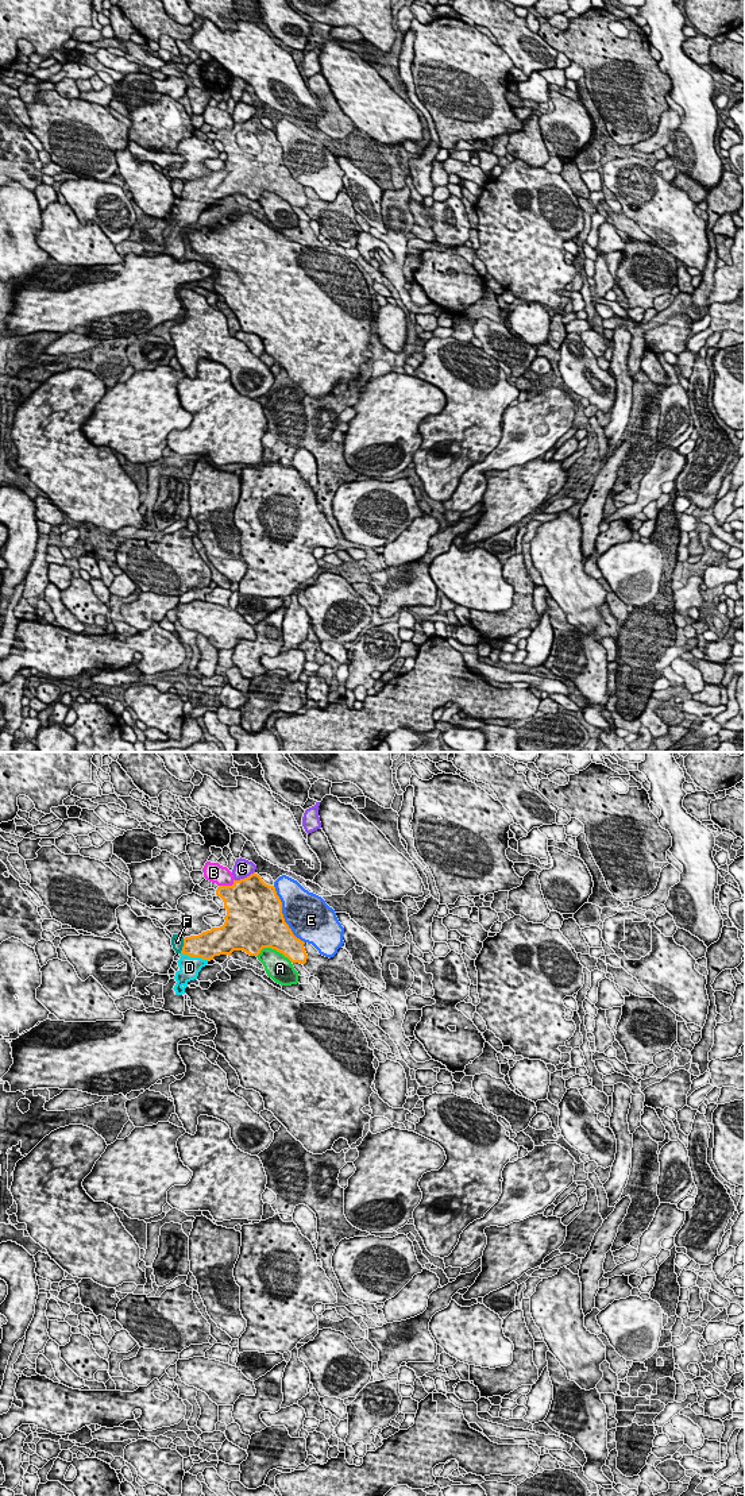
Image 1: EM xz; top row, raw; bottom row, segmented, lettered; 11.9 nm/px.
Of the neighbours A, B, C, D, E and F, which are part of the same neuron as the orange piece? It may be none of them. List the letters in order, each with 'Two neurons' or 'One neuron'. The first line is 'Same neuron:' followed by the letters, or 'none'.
Same neuron: D
A: Two neurons
B: Two neurons
C: Two neurons
D: One neuron
E: Two neurons
F: Two neurons

